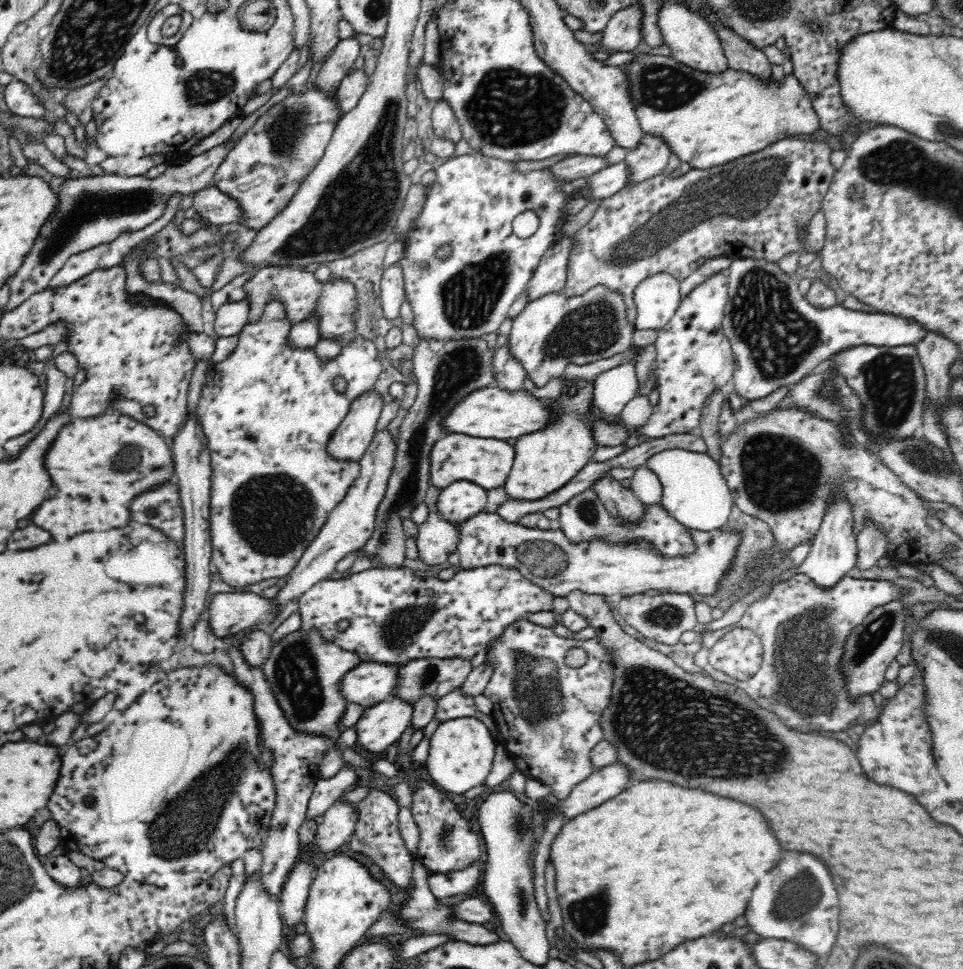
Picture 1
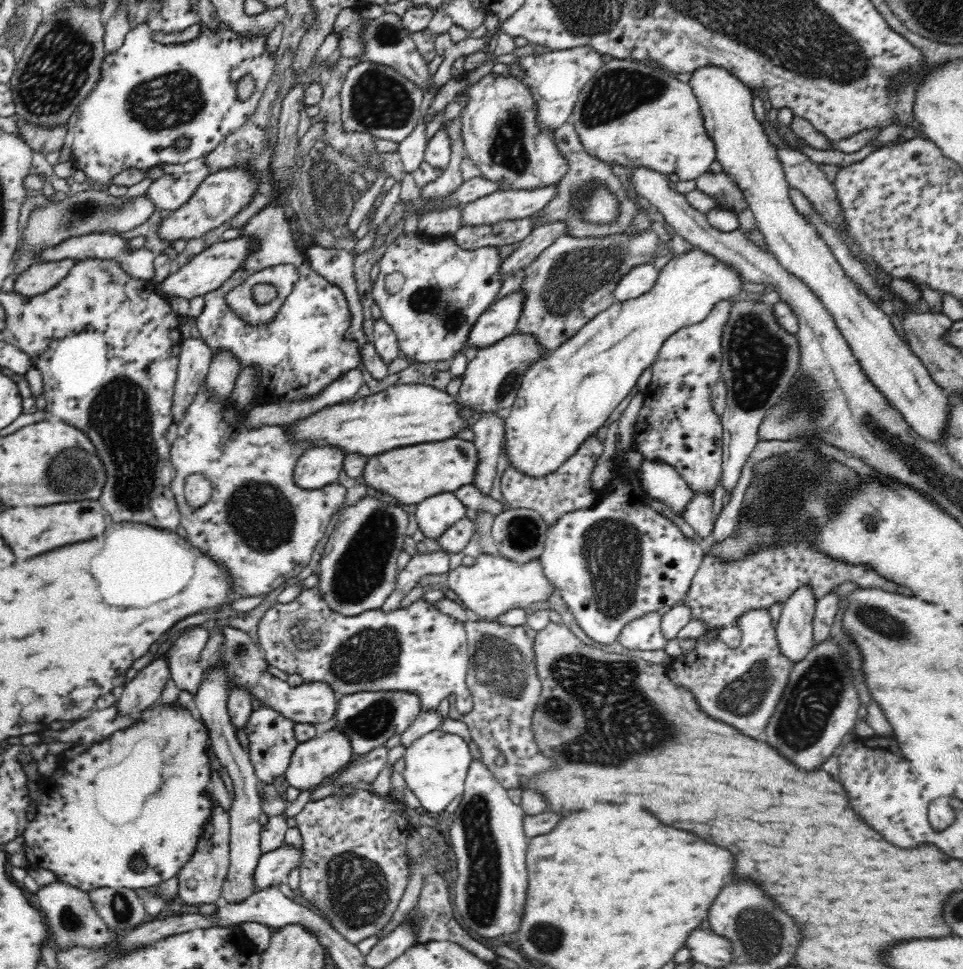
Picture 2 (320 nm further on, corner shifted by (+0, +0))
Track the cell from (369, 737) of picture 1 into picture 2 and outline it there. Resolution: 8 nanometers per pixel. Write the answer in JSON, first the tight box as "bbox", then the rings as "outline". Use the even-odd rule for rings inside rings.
{"bbox":[283,729,352,795],"outline":[[[334,729],[321,731],[318,736],[306,742],[298,743],[298,746],[294,748],[290,762],[288,762],[288,768],[283,774],[283,788],[292,787],[305,795],[312,788],[323,784],[328,776],[332,776],[338,768],[344,768],[350,760],[352,760],[352,749],[350,749],[346,737]]]}

